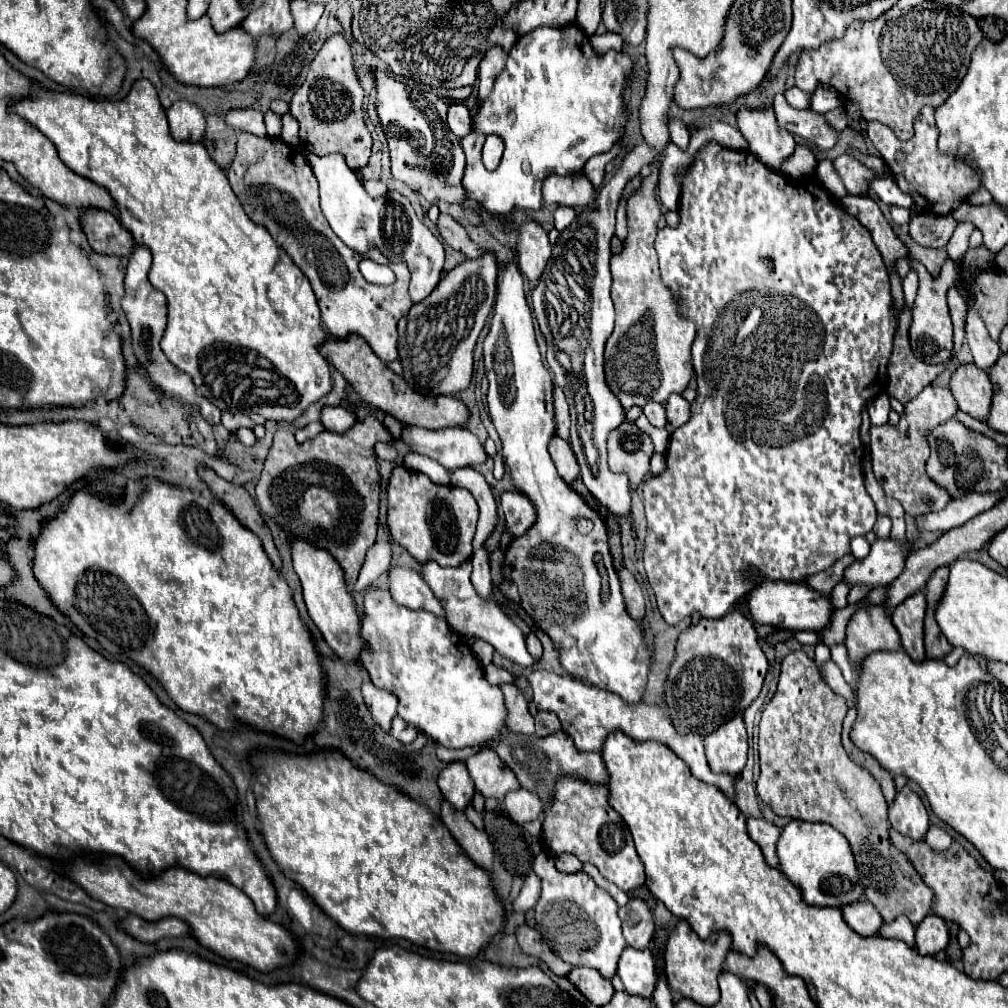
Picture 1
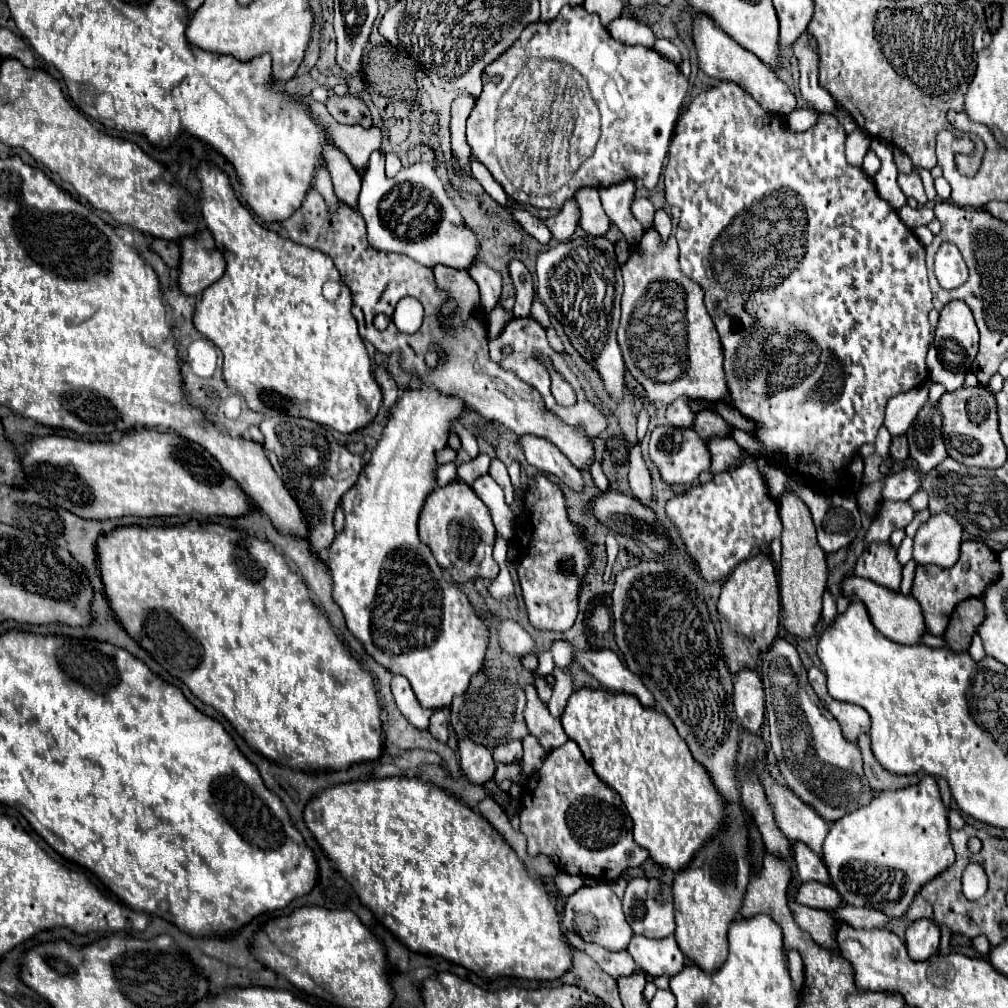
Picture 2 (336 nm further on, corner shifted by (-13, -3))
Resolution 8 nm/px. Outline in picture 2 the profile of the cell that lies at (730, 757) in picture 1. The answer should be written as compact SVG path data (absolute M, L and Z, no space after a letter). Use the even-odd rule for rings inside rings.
M742 670L734 682L734 712L744 730L758 734L764 722L764 688L758 672Z

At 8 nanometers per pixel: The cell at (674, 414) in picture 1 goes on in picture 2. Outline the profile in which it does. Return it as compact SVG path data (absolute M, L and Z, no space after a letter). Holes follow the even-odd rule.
M702 410L694 418L694 432L698 432L698 436L702 436L704 440L714 434L726 436L728 430L730 430L730 426L722 420L722 416L718 416L712 410Z

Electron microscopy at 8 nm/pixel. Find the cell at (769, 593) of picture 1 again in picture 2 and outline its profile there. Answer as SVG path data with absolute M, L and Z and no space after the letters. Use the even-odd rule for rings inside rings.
M848 576L842 580L840 584L840 592L842 596L846 596L850 602L856 602L860 600L868 614L870 614L870 620L872 624L876 626L876 630L880 634L884 634L886 638L894 640L894 642L900 642L900 644L918 644L920 636L926 632L924 630L924 618L922 618L922 612L918 608L918 602L912 598L912 596L904 596L904 594L896 594L896 592L890 592L886 588L880 588L878 584L870 582L870 580L864 580L864 578L858 578L858 576Z

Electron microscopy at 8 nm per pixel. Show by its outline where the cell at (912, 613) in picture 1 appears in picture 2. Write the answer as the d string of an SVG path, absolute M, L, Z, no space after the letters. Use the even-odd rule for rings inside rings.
M966 540L960 546L960 558L952 568L942 568L942 566L918 566L916 568L916 578L912 586L912 596L918 600L926 624L926 632L932 636L942 636L948 624L948 618L954 610L954 606L960 600L972 598L972 596L982 596L986 586L998 576L998 562L996 554L984 546L982 542Z

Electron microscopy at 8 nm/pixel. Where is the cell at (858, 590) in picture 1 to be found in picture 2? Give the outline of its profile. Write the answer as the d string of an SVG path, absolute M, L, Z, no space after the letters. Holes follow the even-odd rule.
M904 538L902 540L902 544L900 544L900 548L898 548L898 562L904 566L904 564L908 564L912 560L912 538Z

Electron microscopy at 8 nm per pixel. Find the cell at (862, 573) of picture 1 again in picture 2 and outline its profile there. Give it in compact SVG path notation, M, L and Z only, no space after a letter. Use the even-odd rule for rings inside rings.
M946 512L930 516L914 536L914 562L950 568L958 560L962 526Z

